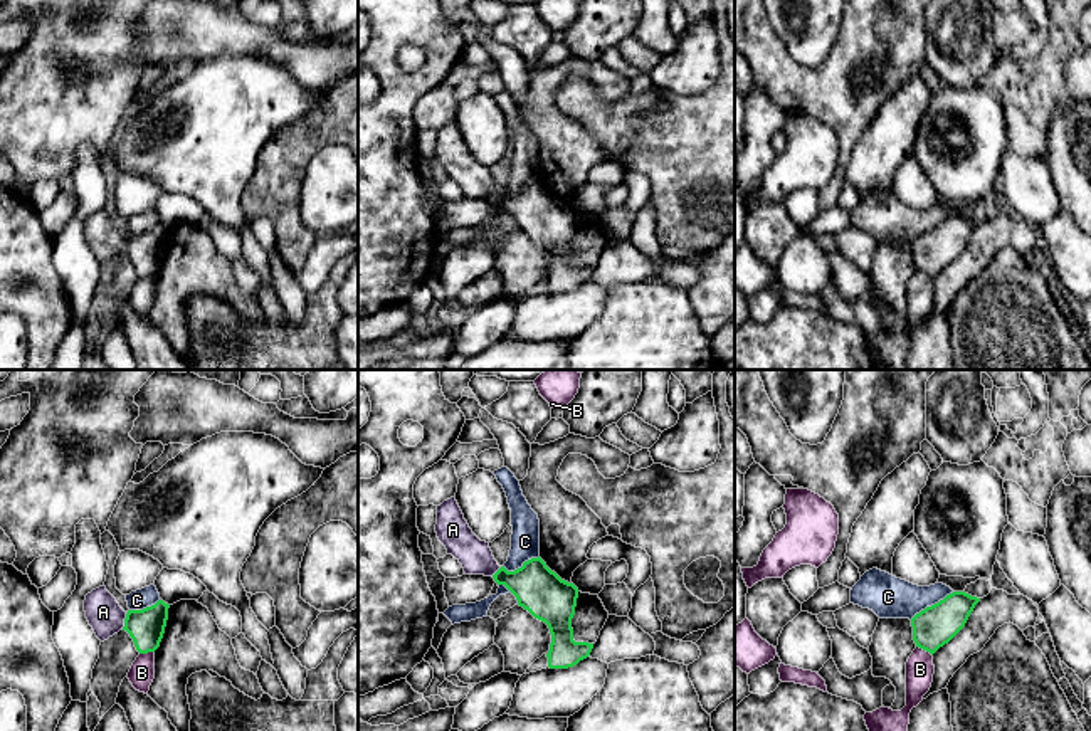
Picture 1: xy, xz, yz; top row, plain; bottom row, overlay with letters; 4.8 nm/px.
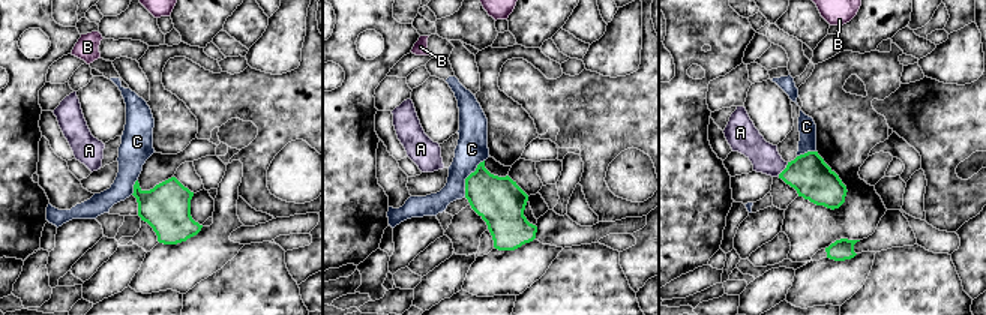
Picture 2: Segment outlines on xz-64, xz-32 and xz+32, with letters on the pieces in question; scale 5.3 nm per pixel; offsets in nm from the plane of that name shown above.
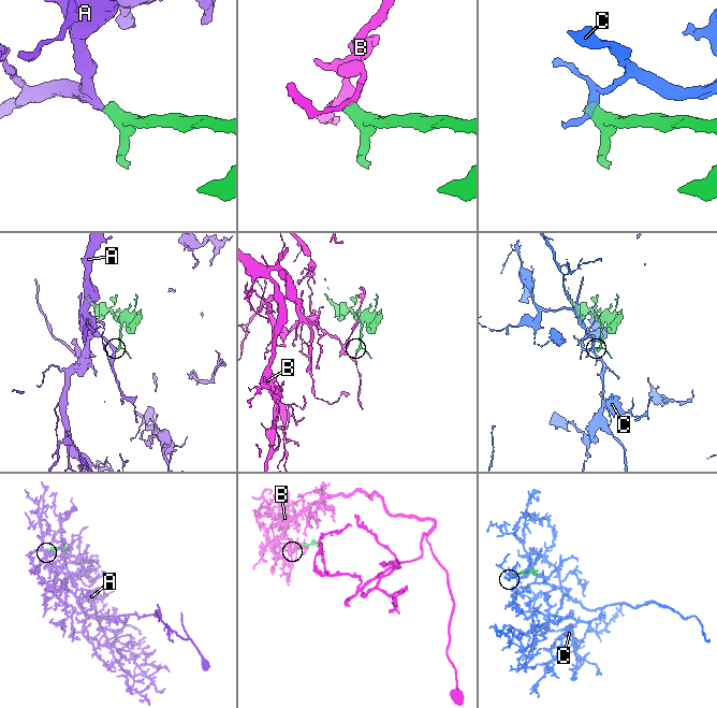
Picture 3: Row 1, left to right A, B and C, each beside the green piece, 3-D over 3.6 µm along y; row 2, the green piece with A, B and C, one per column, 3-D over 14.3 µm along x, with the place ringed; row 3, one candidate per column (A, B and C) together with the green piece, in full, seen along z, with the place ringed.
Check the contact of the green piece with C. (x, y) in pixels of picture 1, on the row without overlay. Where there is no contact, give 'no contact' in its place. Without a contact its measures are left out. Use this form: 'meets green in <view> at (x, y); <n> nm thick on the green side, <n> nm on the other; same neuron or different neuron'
meets green in yz at (932, 229); 200 nm thick on the green side, 200 nm on the other; different neuron

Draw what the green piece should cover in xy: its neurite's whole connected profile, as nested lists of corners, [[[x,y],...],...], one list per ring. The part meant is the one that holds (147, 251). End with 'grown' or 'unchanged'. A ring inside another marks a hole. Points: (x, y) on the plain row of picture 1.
[[[104,208],[87,217],[84,224],[86,242],[101,266],[123,252],[140,277],[155,276],[160,271],[168,232],[168,227],[158,224],[143,234],[124,235]]]; grown

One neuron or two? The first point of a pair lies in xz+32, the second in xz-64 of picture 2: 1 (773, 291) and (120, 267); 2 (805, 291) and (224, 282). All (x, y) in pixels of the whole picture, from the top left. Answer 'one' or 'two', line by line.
1: one
2: two

